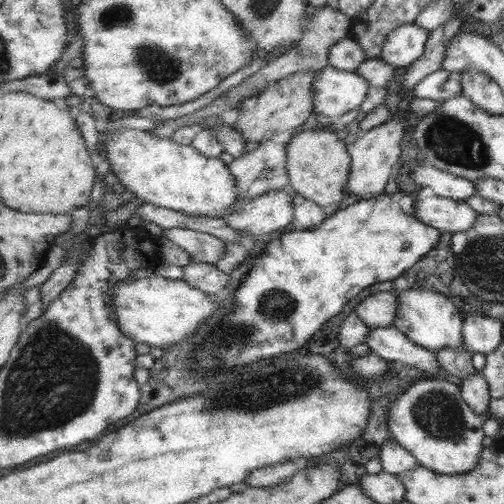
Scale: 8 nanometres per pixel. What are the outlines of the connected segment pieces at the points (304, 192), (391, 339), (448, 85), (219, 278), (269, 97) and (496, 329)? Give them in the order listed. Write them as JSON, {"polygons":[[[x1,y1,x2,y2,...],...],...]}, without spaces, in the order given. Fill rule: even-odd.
{"polygons":[[[308,129,293,133,285,144,285,173,288,185,299,196,311,200,326,211,333,211,348,194,344,193,344,183,349,174,349,153,342,140,337,139,333,130]],[[392,326,370,329,363,343,371,352,375,352,377,356,394,367,417,368,421,377,440,378,444,376,434,351,413,344]],[[443,69,431,72,431,74,421,78,412,88,412,94,415,97,434,101,447,100,449,97,455,98,457,94,461,94,459,73]],[[192,261,183,265,183,269,185,283,189,284,189,287,201,289,207,296,227,288,229,275,219,271,212,263]],[[307,69,265,85,246,110,237,114,237,121,231,128,239,131,246,141,261,142,271,138,272,134,302,126,307,118,313,116,313,76,317,76,317,72,317,69]],[[473,313,461,316,463,349,470,354,493,352,503,338,503,323,485,315]]]}

